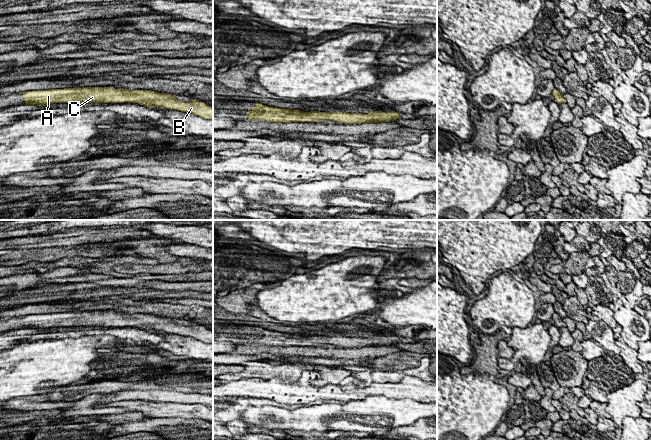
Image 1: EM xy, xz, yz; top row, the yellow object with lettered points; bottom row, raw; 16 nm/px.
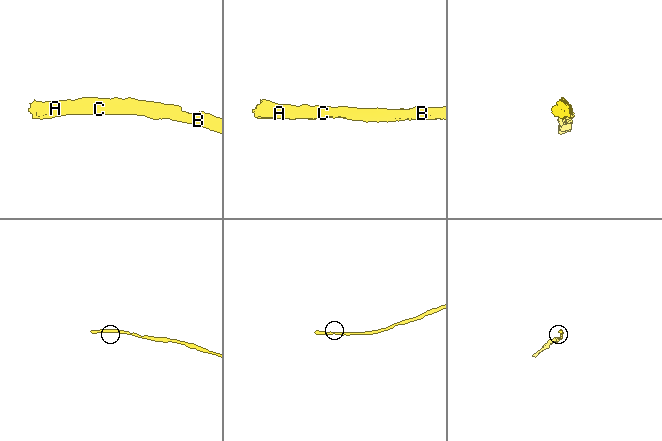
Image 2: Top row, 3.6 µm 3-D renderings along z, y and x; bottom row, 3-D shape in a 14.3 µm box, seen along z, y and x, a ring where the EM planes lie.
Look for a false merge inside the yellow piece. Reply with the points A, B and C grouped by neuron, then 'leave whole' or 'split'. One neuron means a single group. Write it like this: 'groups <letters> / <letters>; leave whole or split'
groups A C / B; split

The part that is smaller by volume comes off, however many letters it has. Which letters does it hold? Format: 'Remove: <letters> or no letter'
Remove: A, C

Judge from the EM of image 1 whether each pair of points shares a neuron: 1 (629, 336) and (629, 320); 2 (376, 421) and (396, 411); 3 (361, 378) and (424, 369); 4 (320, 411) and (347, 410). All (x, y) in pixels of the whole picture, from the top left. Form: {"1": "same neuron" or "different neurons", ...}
{"1": "same neuron", "2": "same neuron", "3": "same neuron", "4": "same neuron"}

